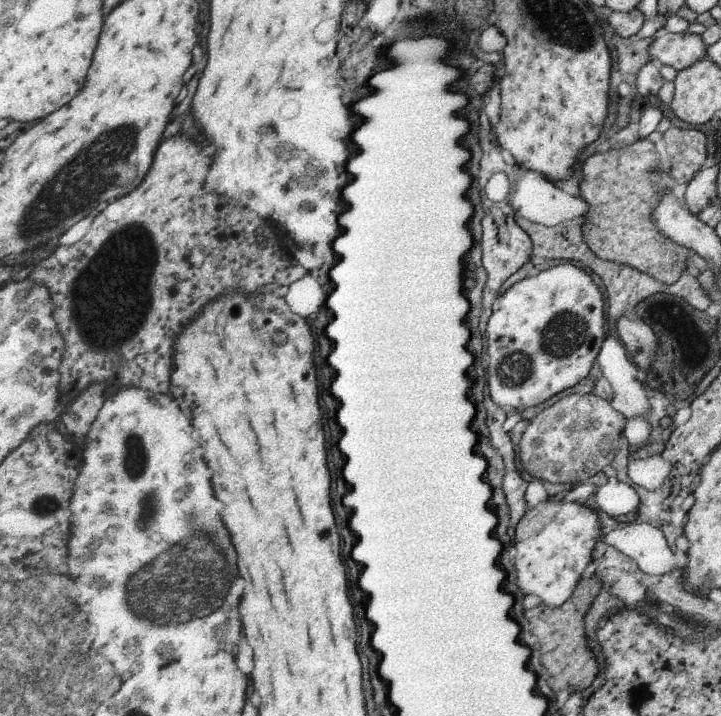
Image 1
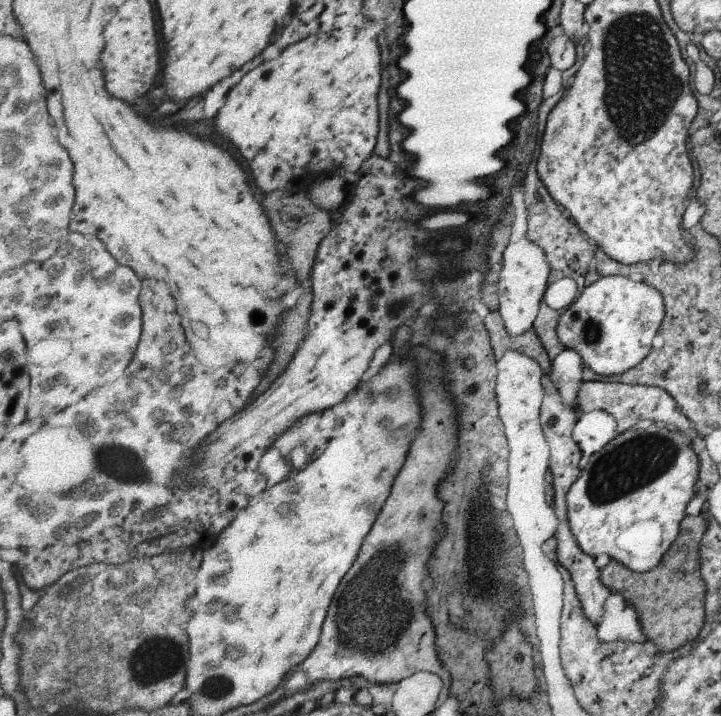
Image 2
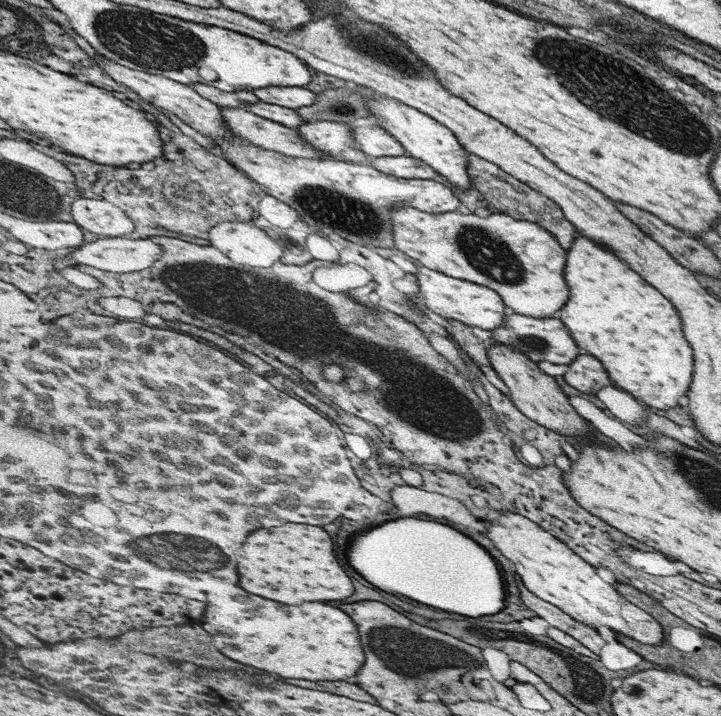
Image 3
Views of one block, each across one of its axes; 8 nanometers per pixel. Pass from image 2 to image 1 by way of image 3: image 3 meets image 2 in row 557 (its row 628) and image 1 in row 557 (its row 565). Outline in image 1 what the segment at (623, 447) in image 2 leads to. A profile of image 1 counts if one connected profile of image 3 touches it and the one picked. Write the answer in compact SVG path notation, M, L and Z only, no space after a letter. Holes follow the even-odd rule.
M549 497L536 508L530 508L517 524L512 540L516 550L516 584L522 594L538 596L548 608L570 600L574 590L578 590L580 576L592 562L594 546L609 538L602 530L596 509L576 501L555 501Z

